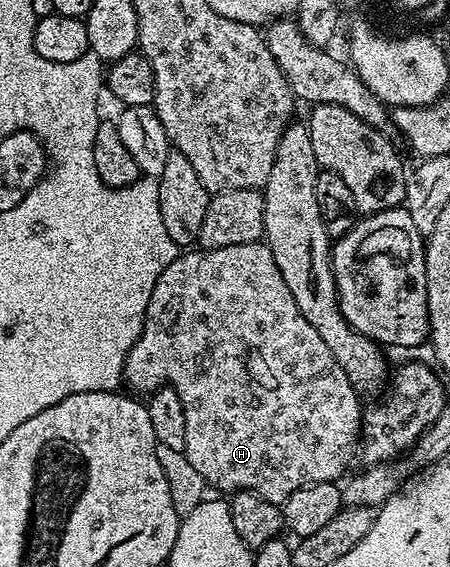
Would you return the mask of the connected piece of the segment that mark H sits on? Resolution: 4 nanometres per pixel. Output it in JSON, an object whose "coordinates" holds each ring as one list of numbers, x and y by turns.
{"coordinates":[[263,241,225,245,225,249,212,251,187,249,175,258,173,265,169,265,165,273,157,277,157,285,153,285,153,293,145,309,143,328,133,349,129,349,123,366,123,383,131,386,132,392,154,393,166,386,175,390,185,409,185,452,189,462,197,469,208,488,216,487,219,491,227,491,226,493,252,491,265,497,265,501,281,505,290,495,297,493,297,489,342,480,348,474,347,466,350,465,351,458,357,455,357,448,361,443,365,410,364,404,359,404,361,396,349,381,345,369,341,369,333,353,329,353,329,345,321,341,317,329,313,329,313,325,309,325,309,321,301,317,301,309,297,309,297,301,293,301,293,293,289,293,289,285,285,285,285,277,281,277,281,269,277,269,277,261,273,261,273,253]]}

